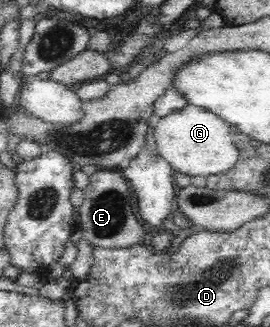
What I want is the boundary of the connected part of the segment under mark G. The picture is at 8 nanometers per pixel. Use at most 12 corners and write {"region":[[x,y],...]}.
{"region":[[189,105],[161,117],[161,159],[190,177],[239,160],[234,128]]}

